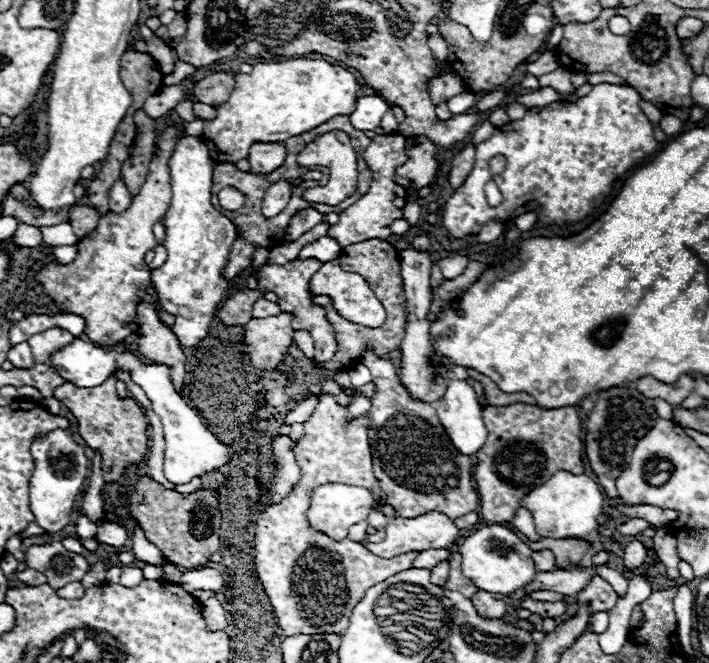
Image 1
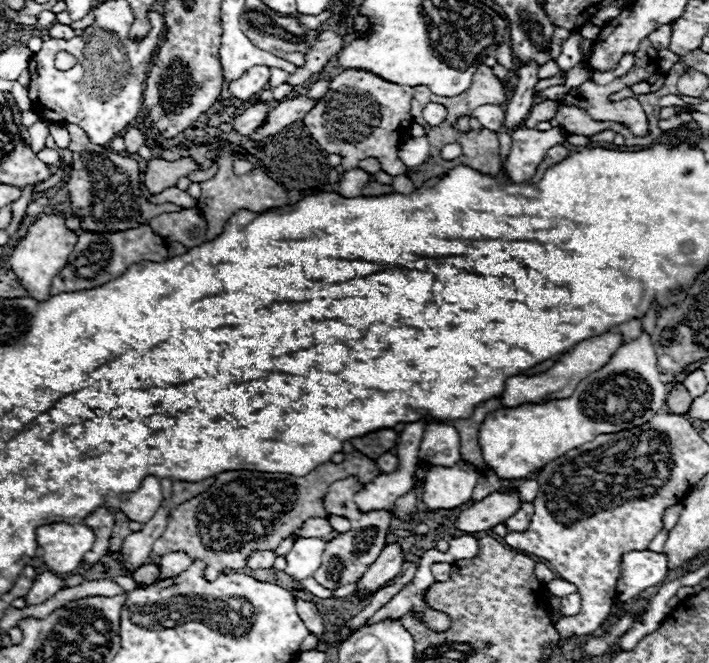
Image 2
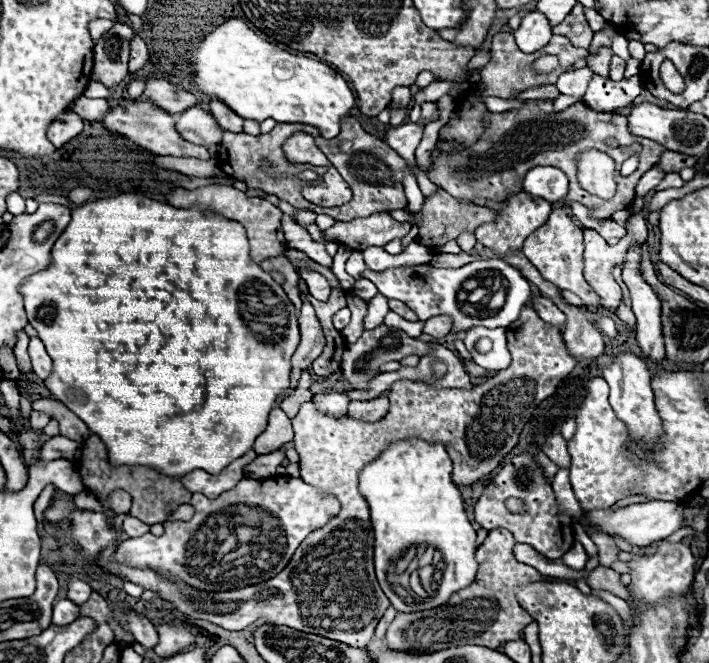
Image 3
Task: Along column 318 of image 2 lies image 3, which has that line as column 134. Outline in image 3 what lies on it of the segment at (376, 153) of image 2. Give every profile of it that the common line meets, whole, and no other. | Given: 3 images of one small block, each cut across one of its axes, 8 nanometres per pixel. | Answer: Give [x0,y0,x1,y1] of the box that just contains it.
[102,100,210,160]

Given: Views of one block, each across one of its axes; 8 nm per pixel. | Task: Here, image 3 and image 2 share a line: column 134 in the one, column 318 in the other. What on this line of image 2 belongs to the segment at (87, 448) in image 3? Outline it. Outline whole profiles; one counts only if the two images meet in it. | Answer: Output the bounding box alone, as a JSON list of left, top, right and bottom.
[156,450,380,580]

